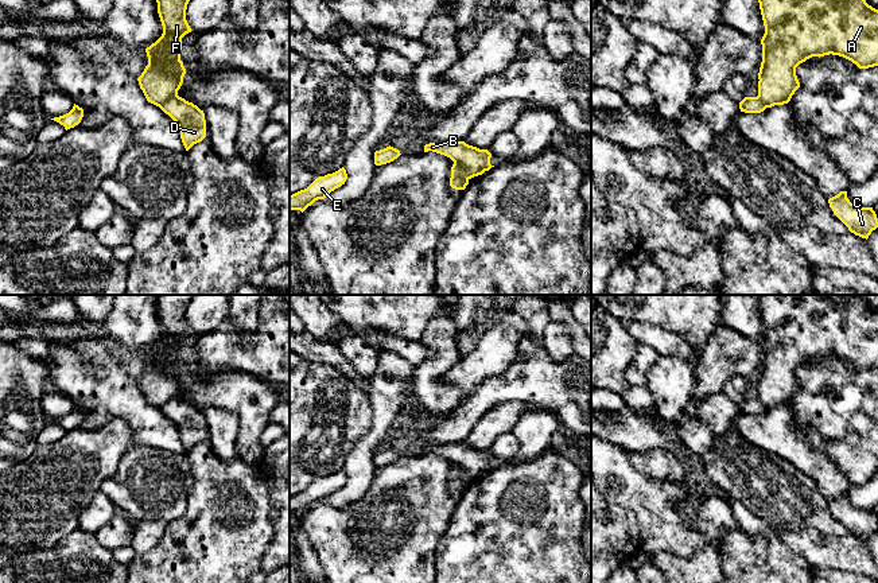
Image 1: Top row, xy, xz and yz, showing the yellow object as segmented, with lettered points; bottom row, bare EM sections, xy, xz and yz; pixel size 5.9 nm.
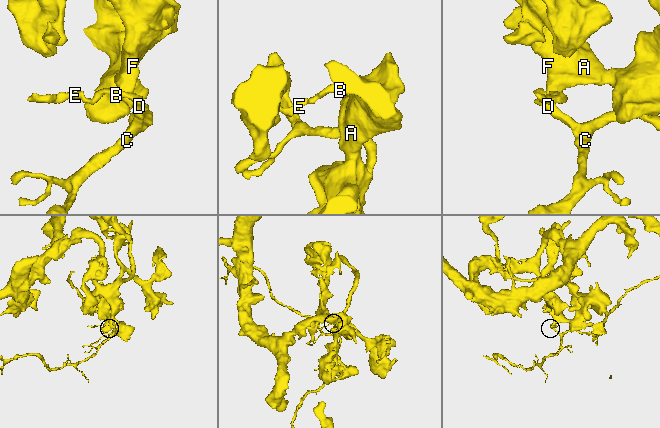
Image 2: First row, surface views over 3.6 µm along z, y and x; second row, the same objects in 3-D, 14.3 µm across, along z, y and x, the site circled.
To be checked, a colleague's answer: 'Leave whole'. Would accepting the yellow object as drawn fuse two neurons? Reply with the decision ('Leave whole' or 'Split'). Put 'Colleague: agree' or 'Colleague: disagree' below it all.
Split
Colleague: disagree

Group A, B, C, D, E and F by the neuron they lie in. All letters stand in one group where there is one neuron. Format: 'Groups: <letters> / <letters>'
Groups: A F / B C D E

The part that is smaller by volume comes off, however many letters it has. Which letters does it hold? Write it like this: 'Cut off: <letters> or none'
Cut off: B, C, D, E

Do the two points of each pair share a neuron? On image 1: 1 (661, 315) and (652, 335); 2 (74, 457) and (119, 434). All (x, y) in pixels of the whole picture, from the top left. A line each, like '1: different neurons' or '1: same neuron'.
1: different neurons
2: same neuron

